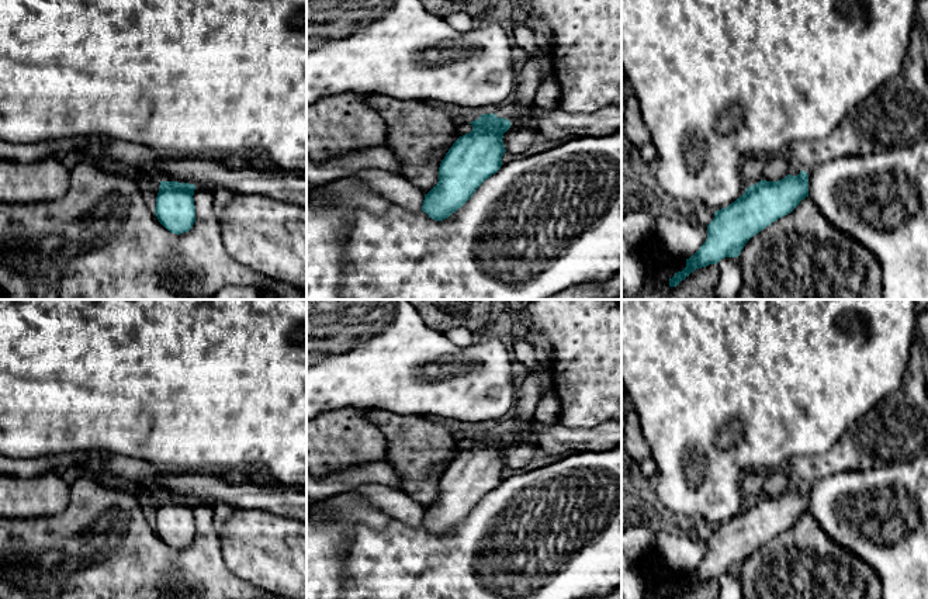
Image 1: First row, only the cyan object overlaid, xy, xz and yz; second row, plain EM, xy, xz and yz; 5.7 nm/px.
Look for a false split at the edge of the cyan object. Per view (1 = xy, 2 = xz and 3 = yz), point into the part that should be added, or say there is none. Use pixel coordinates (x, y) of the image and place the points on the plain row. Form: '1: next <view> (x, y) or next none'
1: next none
2: next none
3: next none

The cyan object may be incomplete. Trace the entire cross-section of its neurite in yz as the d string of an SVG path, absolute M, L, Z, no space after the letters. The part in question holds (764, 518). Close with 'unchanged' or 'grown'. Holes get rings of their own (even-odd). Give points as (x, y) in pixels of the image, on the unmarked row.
M787 489L778 496L761 495L728 522L714 527L707 540L707 554L686 574L686 582L669 593L679 599L696 584L717 579L724 572L738 572L745 558L779 533L790 529L808 512L808 489Z; unchanged

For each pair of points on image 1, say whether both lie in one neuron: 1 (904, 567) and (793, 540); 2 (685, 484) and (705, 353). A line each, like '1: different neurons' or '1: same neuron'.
1: different neurons
2: same neuron

